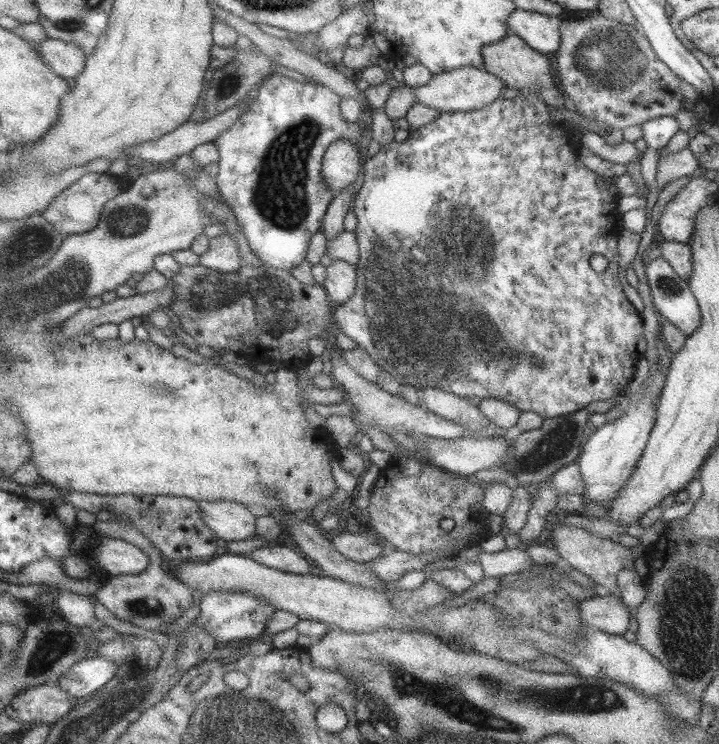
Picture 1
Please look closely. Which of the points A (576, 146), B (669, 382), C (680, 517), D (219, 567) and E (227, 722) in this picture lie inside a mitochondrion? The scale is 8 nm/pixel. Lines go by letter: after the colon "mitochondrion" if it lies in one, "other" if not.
A: other
B: other
C: other
D: other
E: mitochondrion

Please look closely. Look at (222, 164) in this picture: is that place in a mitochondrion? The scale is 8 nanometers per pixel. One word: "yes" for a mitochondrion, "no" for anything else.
no

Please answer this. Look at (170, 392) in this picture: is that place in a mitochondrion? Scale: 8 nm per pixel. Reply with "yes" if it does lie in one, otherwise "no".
yes

